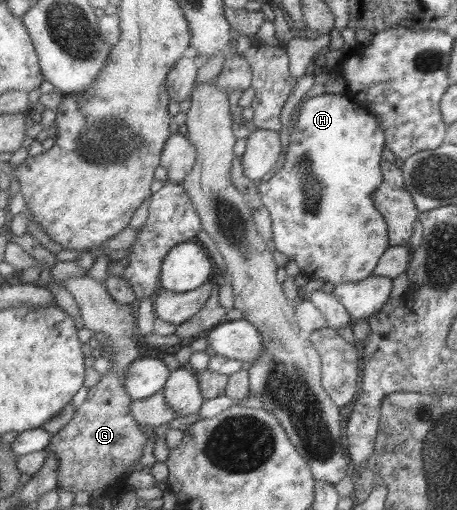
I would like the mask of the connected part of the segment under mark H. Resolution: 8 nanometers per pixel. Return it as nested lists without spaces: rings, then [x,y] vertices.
[[[324,93],[323,95],[311,97],[311,99],[307,99],[307,101],[302,104],[299,114],[297,128],[291,133],[288,140],[290,144],[287,146],[287,153],[285,153],[286,159],[284,167],[281,167],[281,170],[275,173],[269,181],[260,181],[258,183],[262,202],[268,209],[272,219],[272,241],[275,242],[276,250],[279,251],[279,253],[283,253],[283,255],[288,257],[291,261],[295,261],[300,267],[300,271],[306,276],[315,276],[319,279],[325,279],[335,286],[339,285],[339,283],[349,283],[367,279],[369,275],[374,275],[373,271],[381,255],[390,247],[387,222],[383,215],[381,215],[381,212],[377,210],[375,204],[373,204],[373,198],[371,198],[373,191],[384,181],[383,171],[380,167],[380,163],[383,161],[383,148],[386,147],[384,132],[377,124],[377,117],[368,109],[353,102],[347,94]]]

